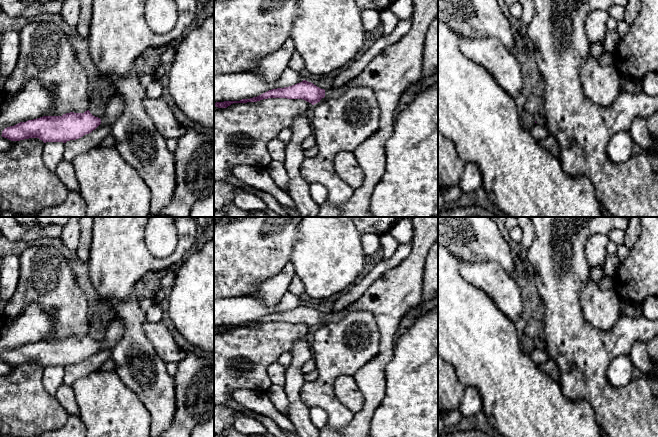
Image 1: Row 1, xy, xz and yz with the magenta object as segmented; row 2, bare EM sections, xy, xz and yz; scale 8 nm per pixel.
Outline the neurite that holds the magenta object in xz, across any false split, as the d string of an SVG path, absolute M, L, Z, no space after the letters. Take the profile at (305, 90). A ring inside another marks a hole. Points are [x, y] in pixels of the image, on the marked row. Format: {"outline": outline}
{"outline": "M438 0L412 1L411 28L397 42L389 44L371 59L360 75L347 84L324 90L303 80L250 99L215 103L218 108L227 108L233 103L287 98L303 99L314 105L322 98L339 98L352 85L373 90L380 108L379 127L353 152L363 171L364 181L360 187L354 189L352 197L342 206L329 202L319 205L317 217L371 217L371 197L385 173L385 143L393 134L395 111L402 94L422 76L425 38L430 24L438 16Z"}

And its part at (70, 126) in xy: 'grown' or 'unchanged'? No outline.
grown

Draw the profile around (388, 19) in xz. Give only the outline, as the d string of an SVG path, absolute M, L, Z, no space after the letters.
M386 8L382 11L379 12L379 17L381 20L381 25L383 27L383 34L382 36L387 36L390 35L397 23L398 23L398 18L396 17L396 15L390 11L389 8Z

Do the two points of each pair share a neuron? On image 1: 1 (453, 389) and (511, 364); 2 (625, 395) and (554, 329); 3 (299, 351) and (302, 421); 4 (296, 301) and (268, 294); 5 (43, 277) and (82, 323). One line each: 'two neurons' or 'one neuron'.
1: two neurons
2: one neuron
3: one neuron
4: two neurons
5: one neuron

